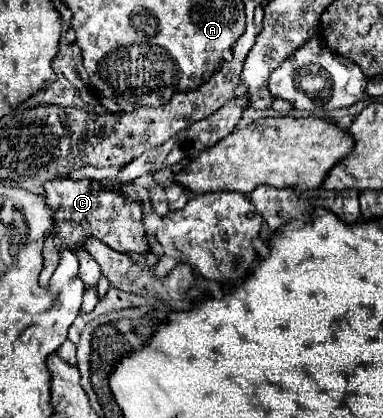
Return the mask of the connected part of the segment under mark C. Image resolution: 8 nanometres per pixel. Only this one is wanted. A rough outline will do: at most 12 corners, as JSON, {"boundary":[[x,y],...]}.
{"boundary":[[94,179],[44,183],[54,237],[40,283],[58,251],[96,237],[120,253],[146,253],[140,201]]}

